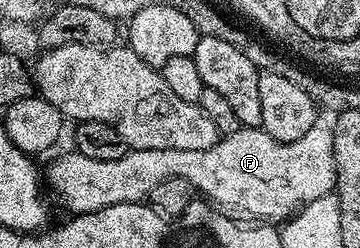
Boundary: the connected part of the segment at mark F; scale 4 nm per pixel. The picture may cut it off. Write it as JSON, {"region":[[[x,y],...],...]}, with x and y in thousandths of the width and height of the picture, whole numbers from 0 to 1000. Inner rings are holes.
{"region":[[[669,508],[656,532],[633,532],[611,544],[603,577],[581,589],[581,605],[392,605],[389,597],[367,597],[342,633],[314,637],[311,649],[294,649],[286,637],[247,637],[211,605],[192,605],[178,629],[158,633],[133,677],[125,677],[128,754],[139,770],[142,758],[153,770],[156,798],[189,839],[189,859],[197,863],[292,847],[292,831],[336,831],[339,823],[381,823],[406,810],[417,794],[422,766],[436,750],[447,750],[447,734],[458,734],[469,718],[514,718],[514,734],[533,742],[544,778],[572,819],[589,827],[600,855],[614,859],[633,887],[658,887],[667,895],[786,895],[817,871],[831,843],[844,839],[858,815],[881,815],[881,798],[917,790],[933,770],[925,540],[917,512],[903,508],[903,516],[894,516],[894,508],[878,508],[858,524],[858,540],[847,540],[847,556],[825,556],[825,573],[769,573],[747,536],[731,528],[728,516],[681,516]]]}

